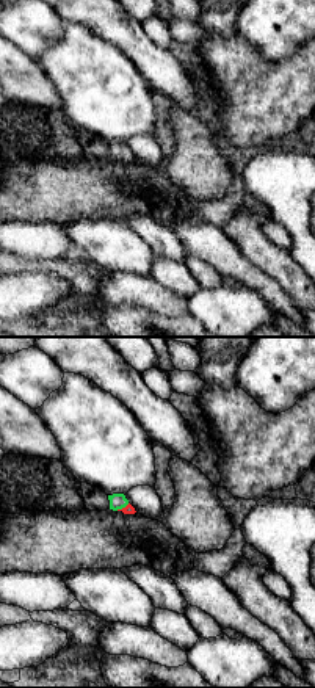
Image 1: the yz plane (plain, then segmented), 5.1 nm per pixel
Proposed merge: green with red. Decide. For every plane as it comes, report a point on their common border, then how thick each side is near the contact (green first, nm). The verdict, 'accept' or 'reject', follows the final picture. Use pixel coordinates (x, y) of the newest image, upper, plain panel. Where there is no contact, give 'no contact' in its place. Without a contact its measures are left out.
meets green at (123, 155); 80 nm thick on the green side, 50 nm on the other

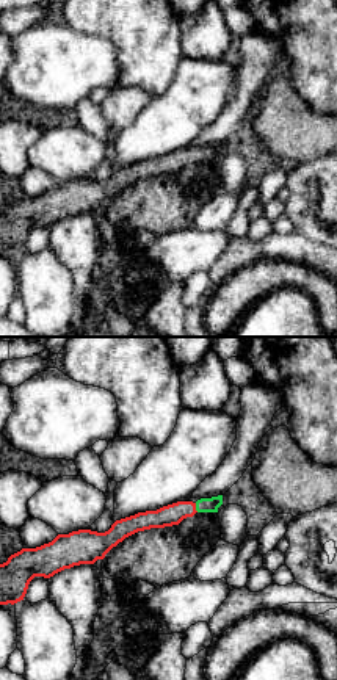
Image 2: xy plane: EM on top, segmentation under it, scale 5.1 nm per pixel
meets green at (196, 157); 80 nm thick on the green side, 110 nm on the other

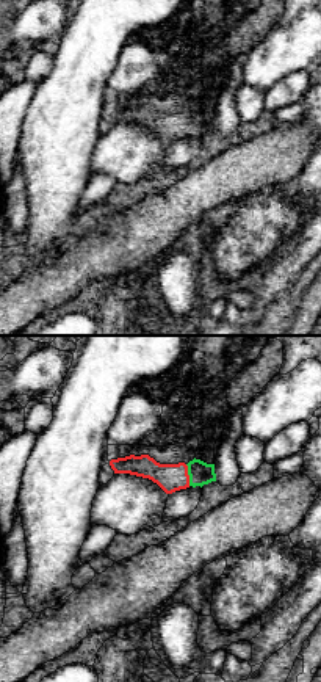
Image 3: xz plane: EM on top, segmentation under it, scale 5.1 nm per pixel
meets green at (188, 123); 120 nm thick on the green side, 140 nm on the other

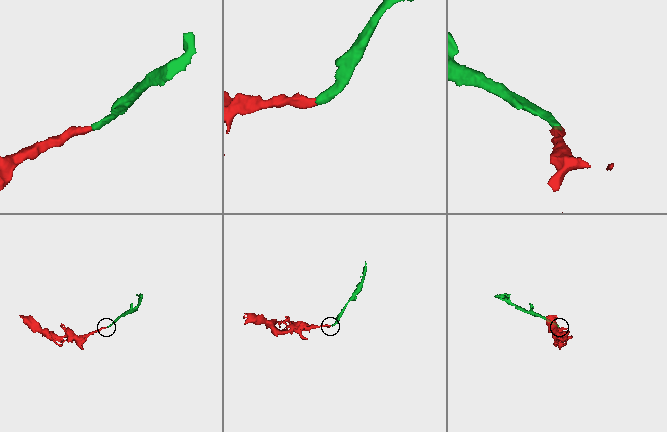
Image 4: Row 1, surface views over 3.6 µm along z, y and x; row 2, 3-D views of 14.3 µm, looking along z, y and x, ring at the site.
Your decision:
accept

